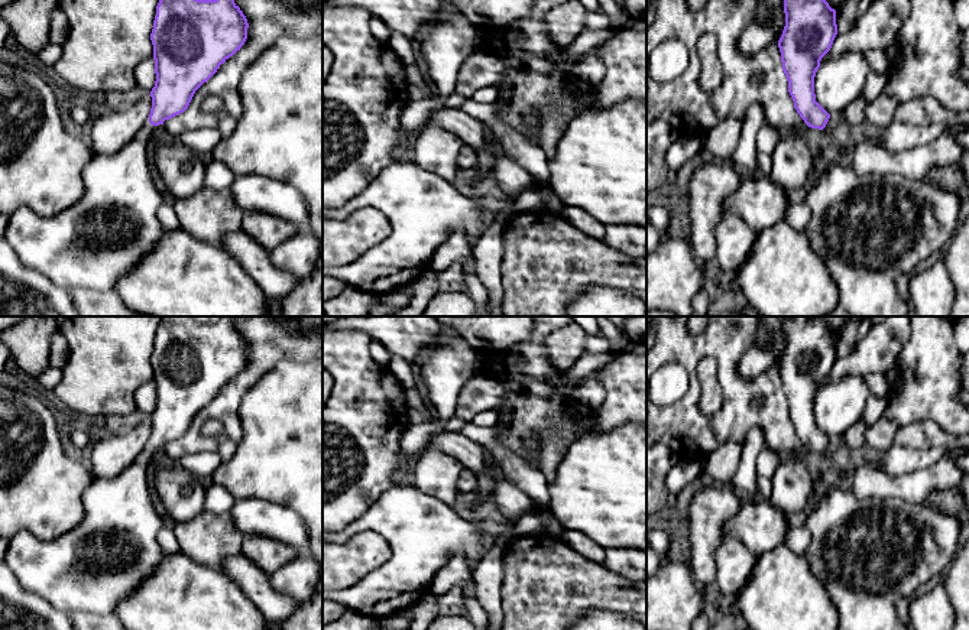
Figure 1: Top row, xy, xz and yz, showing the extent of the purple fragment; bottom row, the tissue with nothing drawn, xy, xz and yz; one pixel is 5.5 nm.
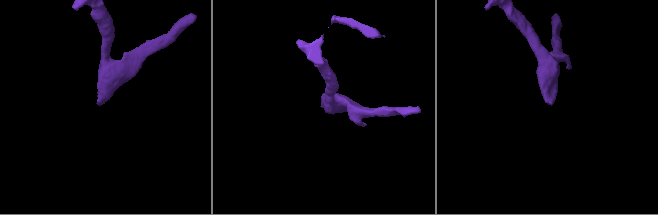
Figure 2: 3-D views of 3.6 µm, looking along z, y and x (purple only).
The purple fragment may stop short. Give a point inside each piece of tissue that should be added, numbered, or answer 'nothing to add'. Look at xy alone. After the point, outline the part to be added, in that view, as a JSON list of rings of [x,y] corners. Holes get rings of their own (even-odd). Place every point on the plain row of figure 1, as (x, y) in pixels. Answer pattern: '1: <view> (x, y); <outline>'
1: xy (91, 568); [[[146,446],[135,462],[114,478],[93,477],[84,493],[82,522],[59,538],[43,542],[26,530],[16,533],[9,542],[4,562],[19,584],[65,614],[114,614],[116,607],[139,588],[168,555],[158,542],[165,522],[152,501],[152,462],[153,449]]]

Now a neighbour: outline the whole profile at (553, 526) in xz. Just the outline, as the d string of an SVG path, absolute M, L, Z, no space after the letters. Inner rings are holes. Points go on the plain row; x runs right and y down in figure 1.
M547 512L545 514L545 529L550 535L552 536L561 536L564 527L561 526L561 523L557 520L557 517L551 513Z

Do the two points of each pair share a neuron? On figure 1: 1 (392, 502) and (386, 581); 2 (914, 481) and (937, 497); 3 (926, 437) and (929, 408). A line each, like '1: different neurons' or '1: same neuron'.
1: same neuron
2: different neurons
3: different neurons

